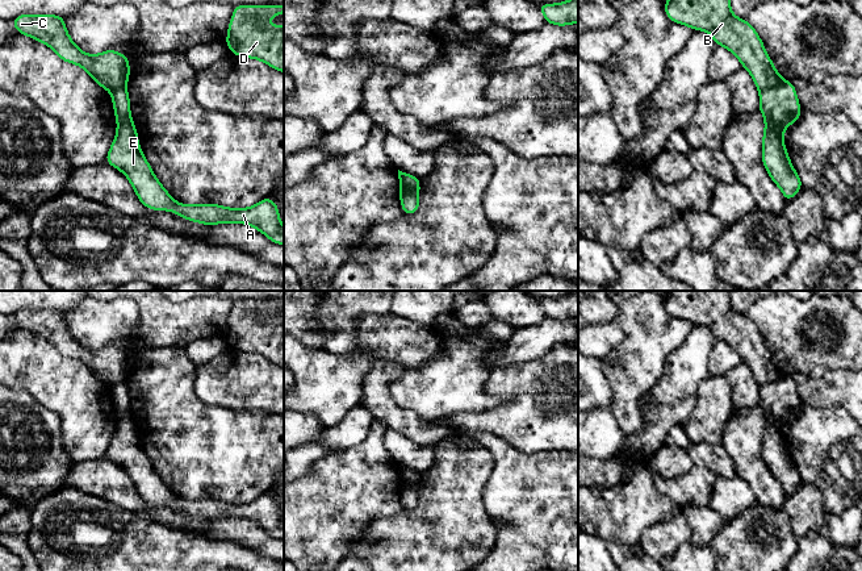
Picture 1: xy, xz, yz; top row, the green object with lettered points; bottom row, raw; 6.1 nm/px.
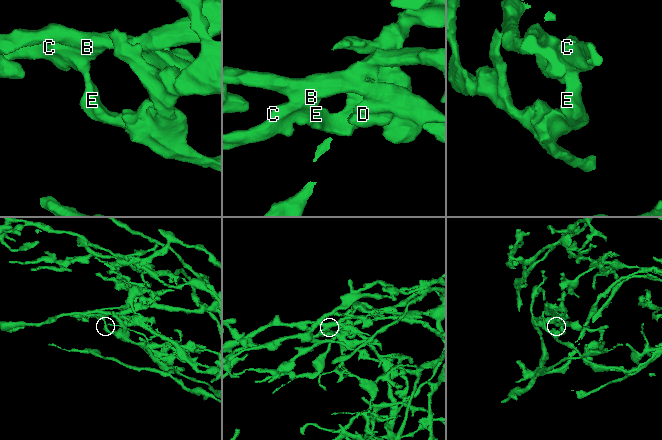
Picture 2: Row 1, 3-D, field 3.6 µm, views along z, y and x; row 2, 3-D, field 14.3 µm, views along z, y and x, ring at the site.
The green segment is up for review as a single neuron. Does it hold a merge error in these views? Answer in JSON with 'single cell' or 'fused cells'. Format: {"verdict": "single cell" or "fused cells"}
{"verdict": "fused cells"}

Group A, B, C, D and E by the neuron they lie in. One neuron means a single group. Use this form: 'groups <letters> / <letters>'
groups A E / B C D

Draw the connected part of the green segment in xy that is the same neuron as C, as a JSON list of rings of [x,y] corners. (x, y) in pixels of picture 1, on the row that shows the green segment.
[[[20,14],[11,22],[18,33],[53,49],[62,61],[83,67],[106,91],[113,92],[126,87],[130,75],[127,57],[116,50],[106,50],[97,55],[83,53],[70,38],[64,17]]]

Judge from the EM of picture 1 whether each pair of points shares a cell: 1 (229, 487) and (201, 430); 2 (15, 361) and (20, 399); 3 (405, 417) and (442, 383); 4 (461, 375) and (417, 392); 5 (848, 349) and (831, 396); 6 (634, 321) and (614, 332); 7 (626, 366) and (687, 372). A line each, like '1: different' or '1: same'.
1: same
2: different
3: different
4: same
5: different
6: different
7: different

